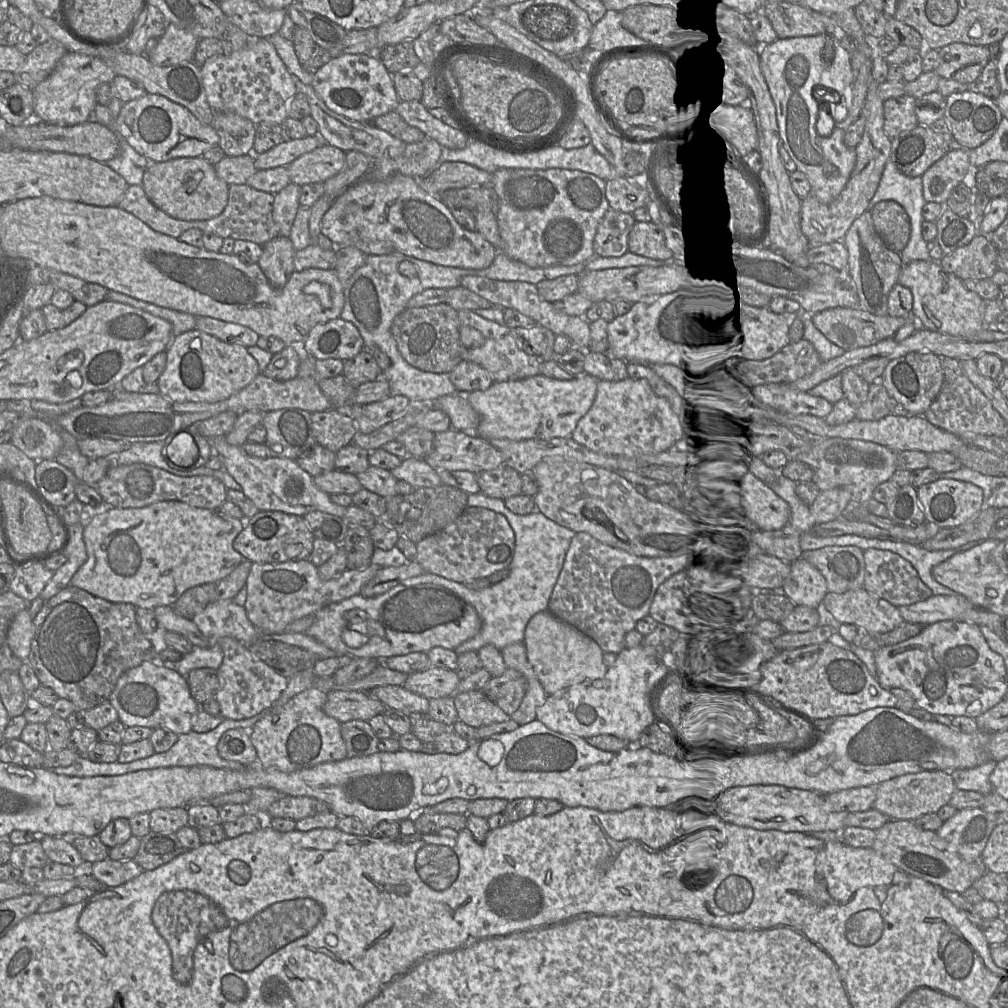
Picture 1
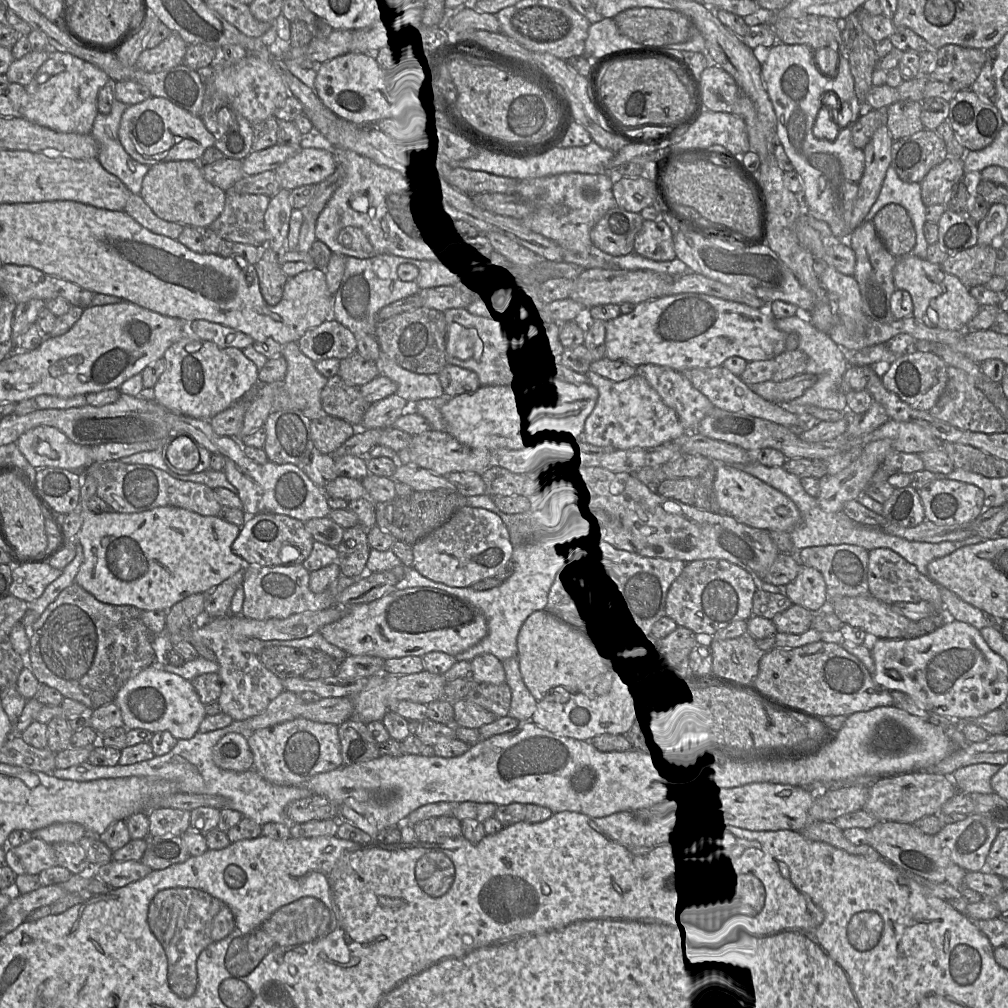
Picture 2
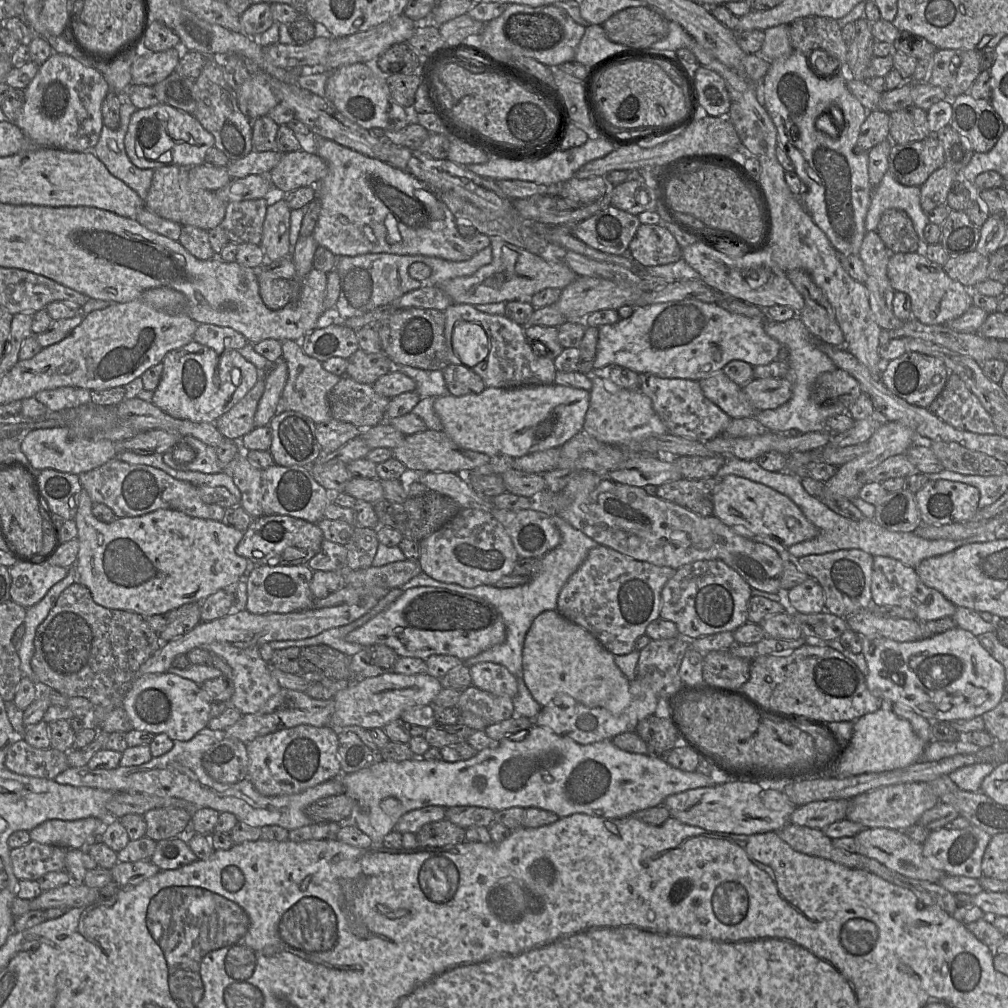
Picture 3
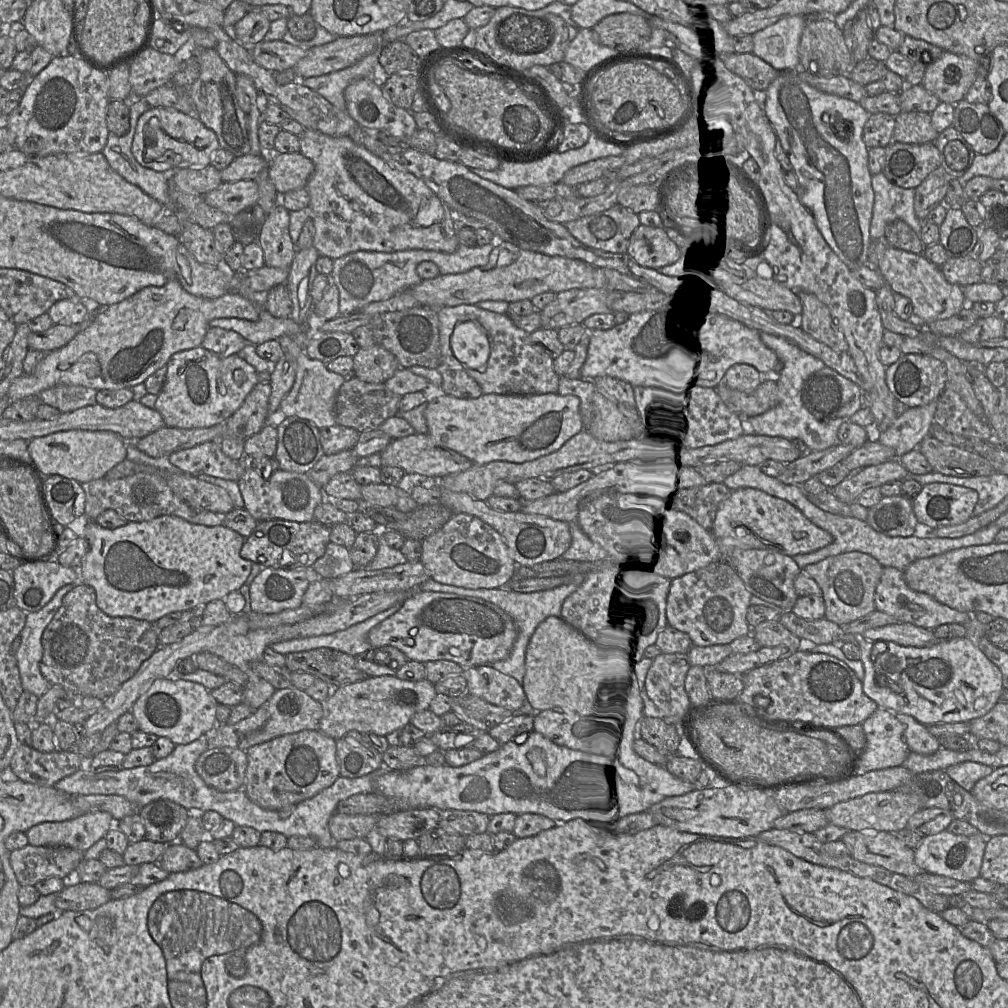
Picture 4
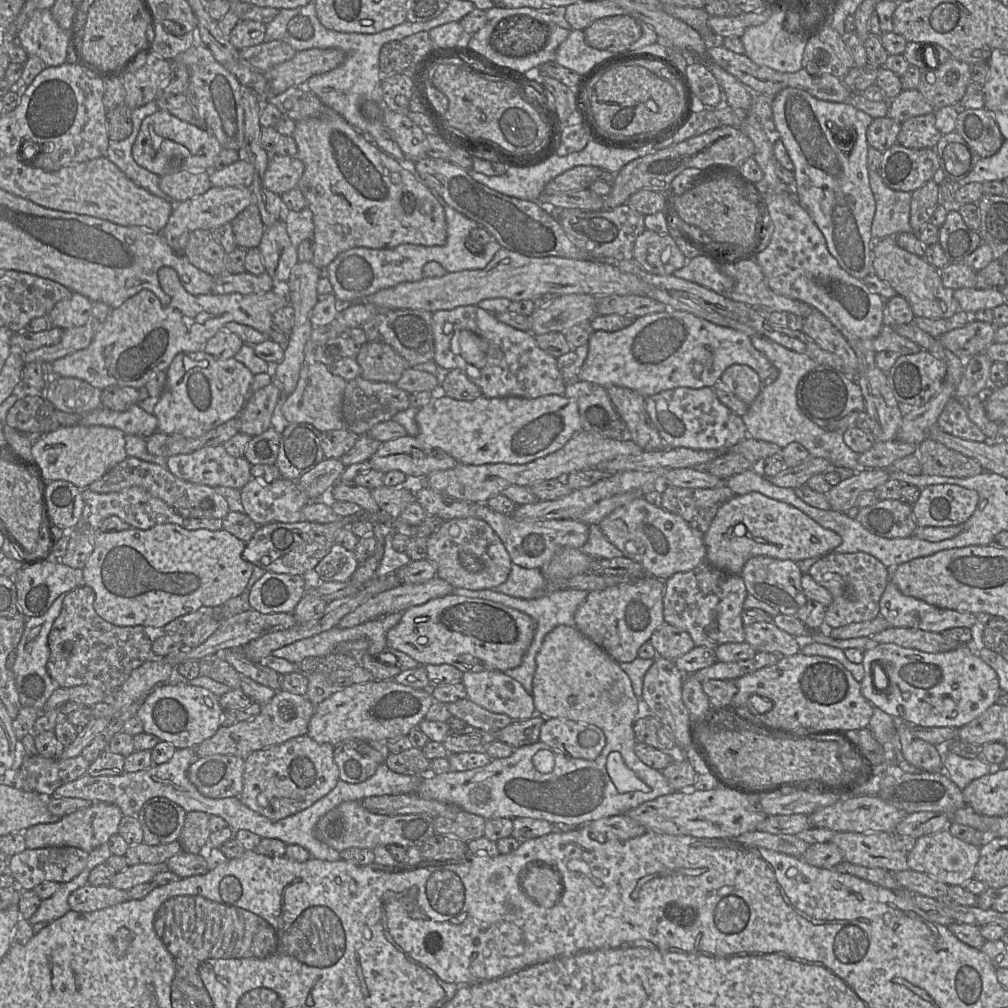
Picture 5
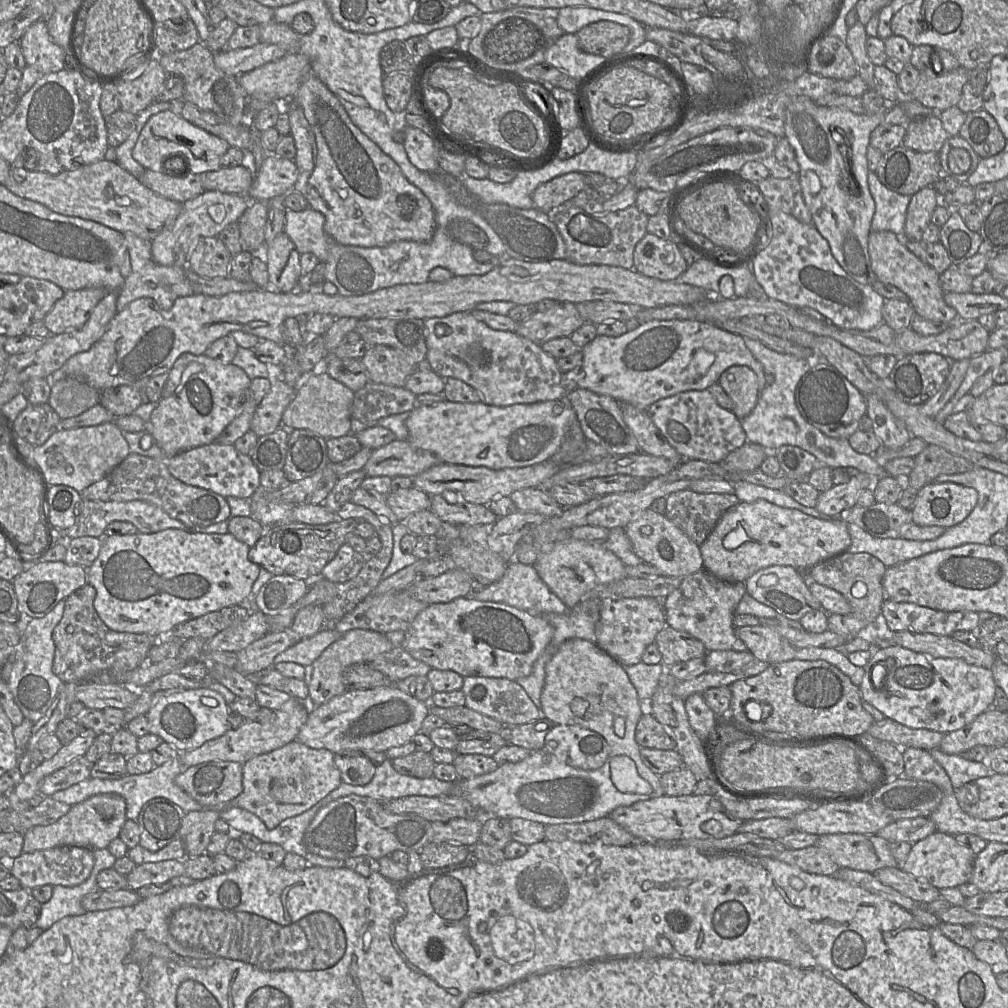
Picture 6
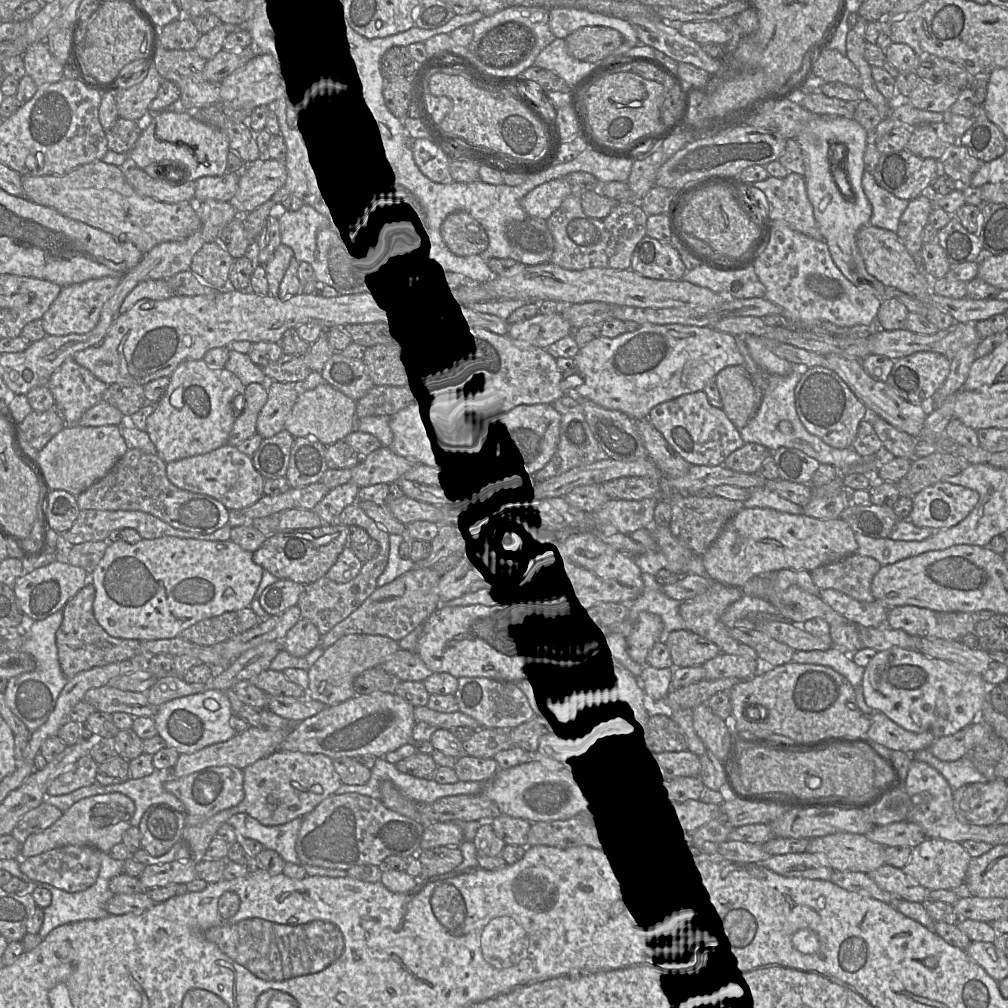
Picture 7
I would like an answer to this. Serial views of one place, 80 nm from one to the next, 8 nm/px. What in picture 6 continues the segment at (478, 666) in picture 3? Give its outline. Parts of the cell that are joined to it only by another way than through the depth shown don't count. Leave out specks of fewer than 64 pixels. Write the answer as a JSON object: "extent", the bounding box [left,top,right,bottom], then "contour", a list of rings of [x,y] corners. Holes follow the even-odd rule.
{"extent":[461,676,545,727],"contour":[[[467,676],[463,678],[461,688],[465,696],[465,706],[489,716],[506,727],[526,724],[540,717],[545,717],[530,699],[524,688],[515,680],[496,677]]]}

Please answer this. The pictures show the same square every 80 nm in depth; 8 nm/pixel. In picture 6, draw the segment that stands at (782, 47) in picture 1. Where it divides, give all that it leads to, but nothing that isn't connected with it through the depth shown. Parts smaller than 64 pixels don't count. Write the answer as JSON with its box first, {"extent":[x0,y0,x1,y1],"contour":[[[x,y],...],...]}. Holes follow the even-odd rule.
{"extent":[785,96,884,286],"contour":[[[805,96],[792,99],[785,117],[785,137],[793,147],[800,166],[798,178],[803,198],[813,218],[813,225],[827,240],[832,255],[844,271],[857,282],[871,286],[878,278],[872,269],[868,250],[875,202],[868,185],[867,149],[871,132],[882,124],[883,118],[884,112],[874,115],[856,114],[845,108],[819,106]],[[841,143],[851,149],[848,163],[840,152]]]}

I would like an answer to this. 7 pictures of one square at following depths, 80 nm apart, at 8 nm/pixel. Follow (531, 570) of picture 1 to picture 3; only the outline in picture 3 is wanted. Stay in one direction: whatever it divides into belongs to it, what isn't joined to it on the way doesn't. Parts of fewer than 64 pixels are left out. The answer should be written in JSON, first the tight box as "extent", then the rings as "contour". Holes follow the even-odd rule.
{"extent":[402,515,599,677],"contour":[[[559,515],[550,516],[561,534],[561,541],[557,547],[544,556],[533,560],[533,571],[530,580],[513,588],[498,588],[493,585],[480,585],[465,588],[458,584],[444,583],[429,577],[424,572],[409,580],[402,587],[406,591],[413,587],[436,587],[466,595],[473,595],[490,602],[500,613],[506,628],[506,639],[502,644],[495,645],[480,654],[464,660],[464,664],[471,667],[479,662],[493,662],[506,667],[515,677],[522,676],[522,650],[525,636],[533,620],[543,611],[557,609],[558,595],[569,577],[580,567],[589,551],[599,544],[574,528]]]}

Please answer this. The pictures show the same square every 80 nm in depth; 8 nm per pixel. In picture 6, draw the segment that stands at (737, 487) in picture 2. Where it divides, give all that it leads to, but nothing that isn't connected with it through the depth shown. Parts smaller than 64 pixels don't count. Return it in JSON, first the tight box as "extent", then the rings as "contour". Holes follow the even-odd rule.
{"extent":[700,499,850,583],"contour":[[[760,499],[729,508],[700,545],[700,551],[703,569],[726,582],[745,583],[757,571],[769,566],[790,566],[805,573],[816,564],[846,552],[850,544],[844,519],[815,518]]]}

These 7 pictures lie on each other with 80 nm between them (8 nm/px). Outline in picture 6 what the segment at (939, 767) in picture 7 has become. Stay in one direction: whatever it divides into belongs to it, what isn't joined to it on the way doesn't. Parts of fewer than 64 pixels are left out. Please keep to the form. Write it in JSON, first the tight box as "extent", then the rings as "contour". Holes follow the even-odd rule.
{"extent":[929,747,992,790],"contour":[[[939,747],[929,753],[944,768],[955,790],[992,772],[987,762],[971,761],[963,755],[946,754]]]}

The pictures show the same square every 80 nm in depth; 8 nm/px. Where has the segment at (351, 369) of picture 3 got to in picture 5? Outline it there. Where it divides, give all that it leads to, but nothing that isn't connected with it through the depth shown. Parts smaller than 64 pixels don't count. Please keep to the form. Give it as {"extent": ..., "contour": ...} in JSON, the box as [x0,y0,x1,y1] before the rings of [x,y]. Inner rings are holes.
{"extent":[355,342,410,384],"contour":[[[367,342],[355,360],[361,368],[360,376],[372,382],[394,384],[410,368],[401,356],[383,343]]]}

